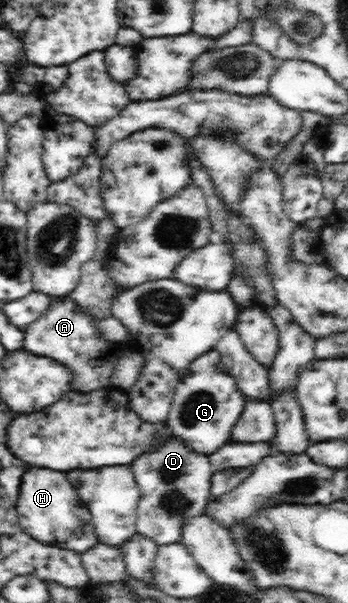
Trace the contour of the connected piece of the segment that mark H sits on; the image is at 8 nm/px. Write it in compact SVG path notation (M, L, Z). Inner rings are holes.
M29 465L22 471L18 485L17 512L22 530L41 540L45 545L57 545L80 554L97 543L87 505L84 504L83 499L80 499L72 480L69 479L68 472Z

